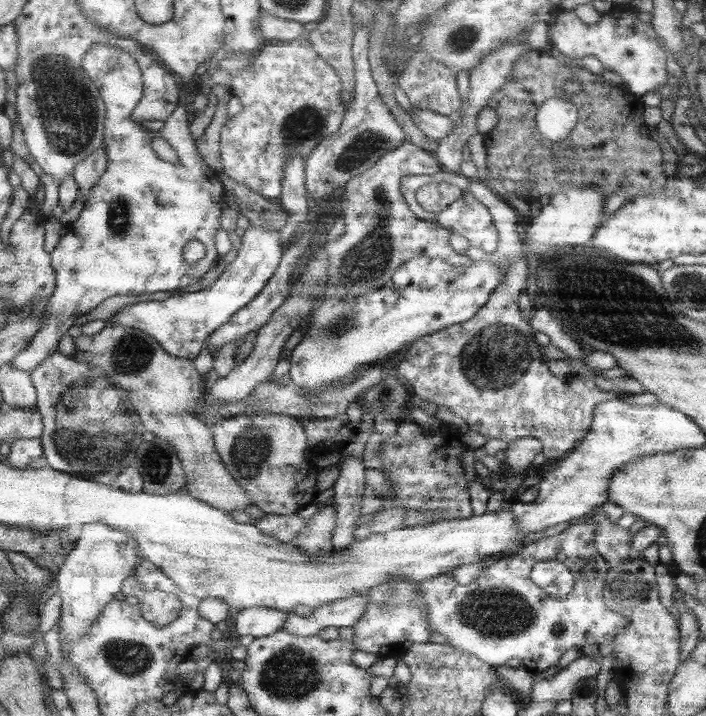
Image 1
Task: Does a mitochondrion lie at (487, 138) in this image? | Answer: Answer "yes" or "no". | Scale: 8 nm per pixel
no

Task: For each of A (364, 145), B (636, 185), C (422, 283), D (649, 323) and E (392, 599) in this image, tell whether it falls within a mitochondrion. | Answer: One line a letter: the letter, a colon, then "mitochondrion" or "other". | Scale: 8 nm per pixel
A: mitochondrion
B: mitochondrion
C: other
D: mitochondrion
E: mitochondrion

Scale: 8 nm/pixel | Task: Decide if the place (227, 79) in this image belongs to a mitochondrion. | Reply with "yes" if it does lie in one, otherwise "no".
no

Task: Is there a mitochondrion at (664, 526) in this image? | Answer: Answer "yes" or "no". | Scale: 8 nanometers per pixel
no

